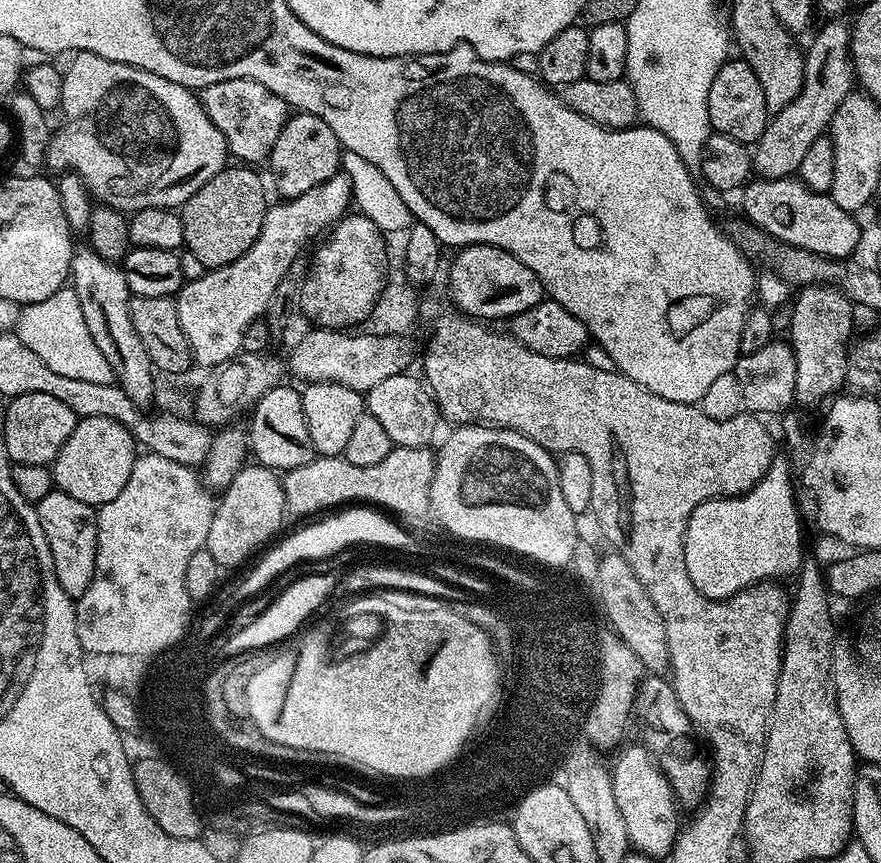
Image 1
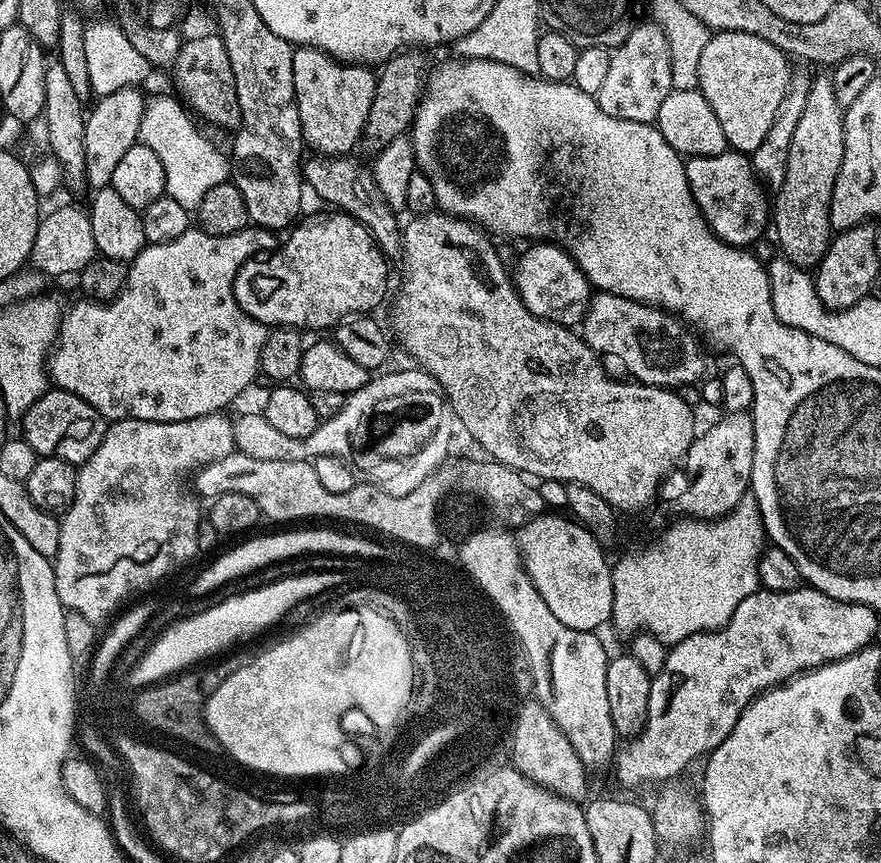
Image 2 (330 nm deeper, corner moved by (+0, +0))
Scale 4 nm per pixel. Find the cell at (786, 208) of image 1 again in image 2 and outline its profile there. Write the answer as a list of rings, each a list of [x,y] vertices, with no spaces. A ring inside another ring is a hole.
[[[724,152],[721,156],[714,158],[698,159],[696,157],[684,160],[686,178],[690,182],[690,190],[694,194],[694,202],[699,206],[704,221],[712,228],[712,232],[719,240],[726,244],[732,244],[735,248],[752,246],[761,239],[764,227],[770,224],[770,200],[764,197],[765,185],[752,169],[752,161],[745,153]]]

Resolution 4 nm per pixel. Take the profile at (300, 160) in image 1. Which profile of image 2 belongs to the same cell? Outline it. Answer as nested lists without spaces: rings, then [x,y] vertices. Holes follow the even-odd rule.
[[[297,47],[292,53],[294,66],[294,94],[298,106],[298,118],[302,126],[305,145],[313,153],[329,158],[344,158],[355,144],[359,145],[364,133],[366,114],[370,112],[370,102],[374,102],[377,73],[371,67],[359,64],[342,64],[332,56],[317,48]]]

